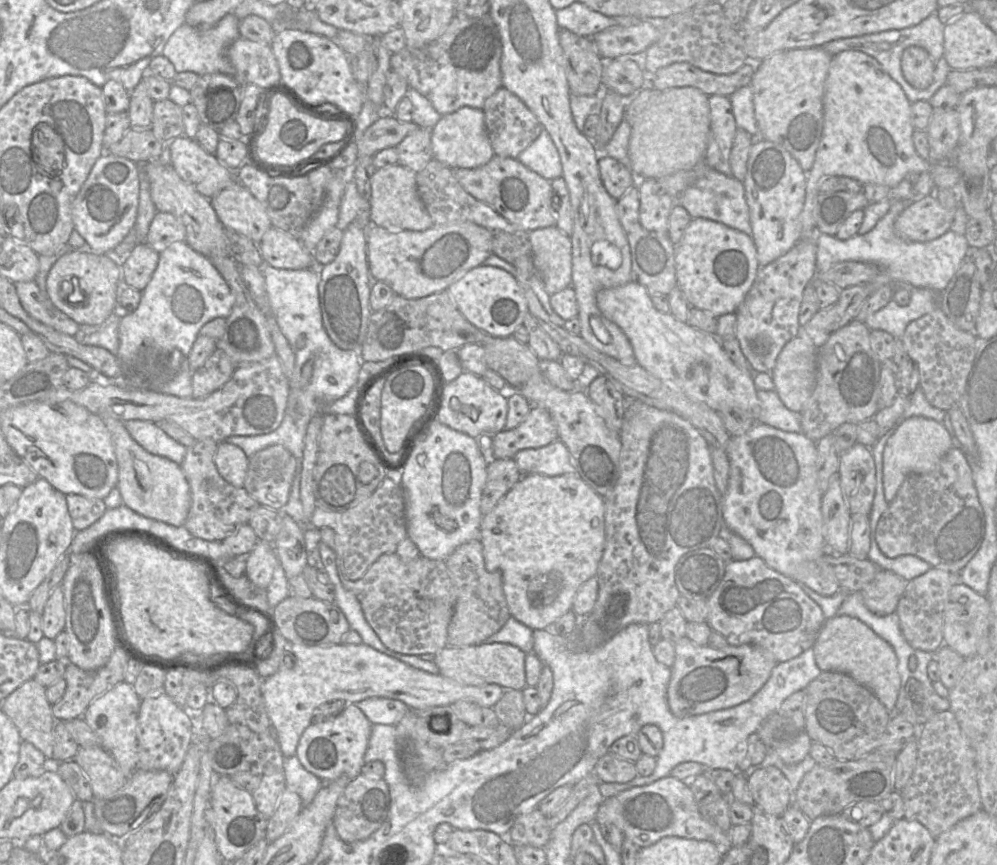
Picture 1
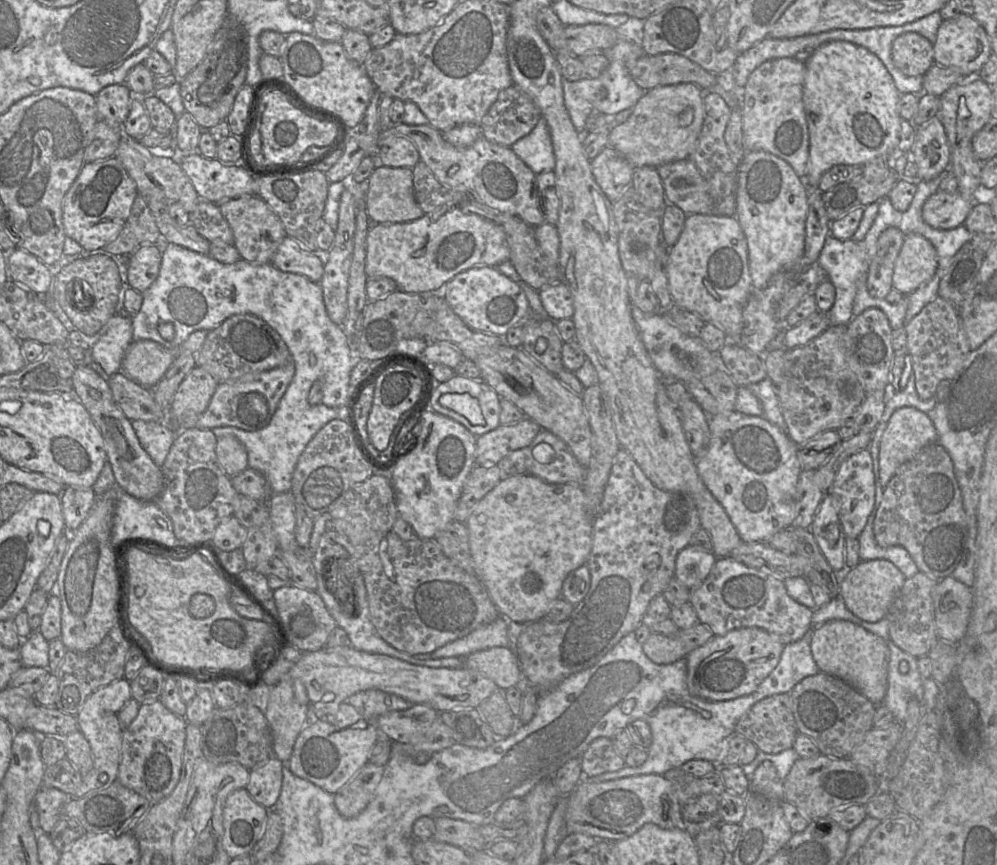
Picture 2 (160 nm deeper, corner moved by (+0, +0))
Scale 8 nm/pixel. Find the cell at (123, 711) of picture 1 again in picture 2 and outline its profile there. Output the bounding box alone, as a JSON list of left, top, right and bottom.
[73,678,132,798]

